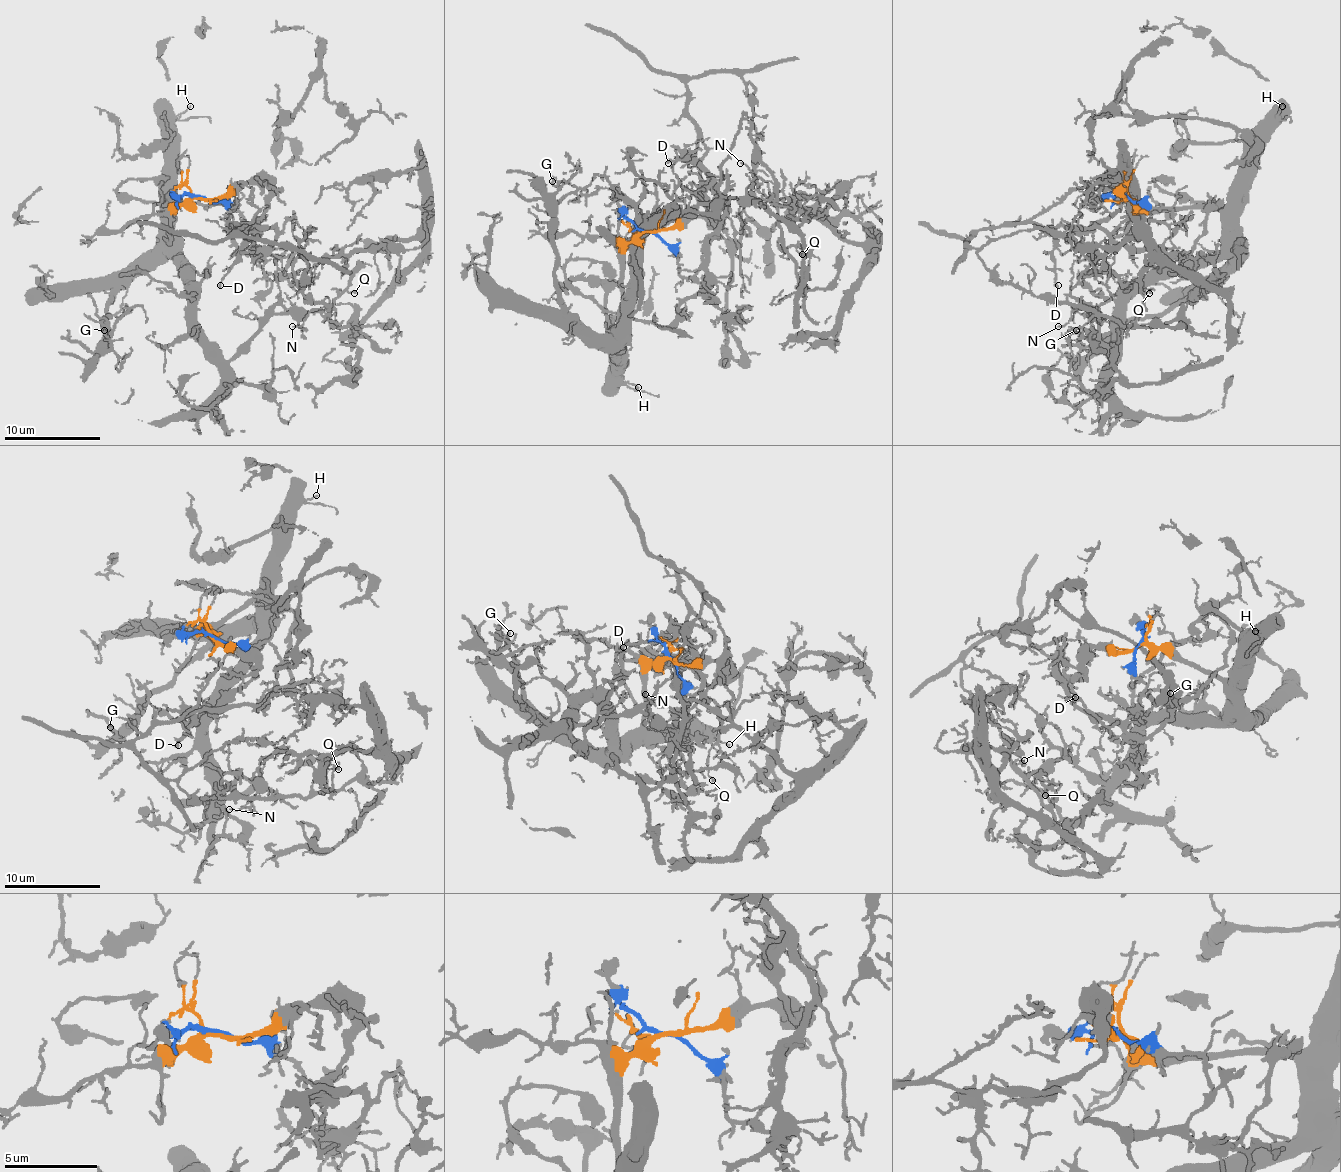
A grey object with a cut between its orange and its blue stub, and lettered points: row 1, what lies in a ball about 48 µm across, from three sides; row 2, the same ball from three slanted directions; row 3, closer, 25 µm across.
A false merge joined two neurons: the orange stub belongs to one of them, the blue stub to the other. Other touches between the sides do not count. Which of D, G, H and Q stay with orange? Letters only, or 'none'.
G, H

